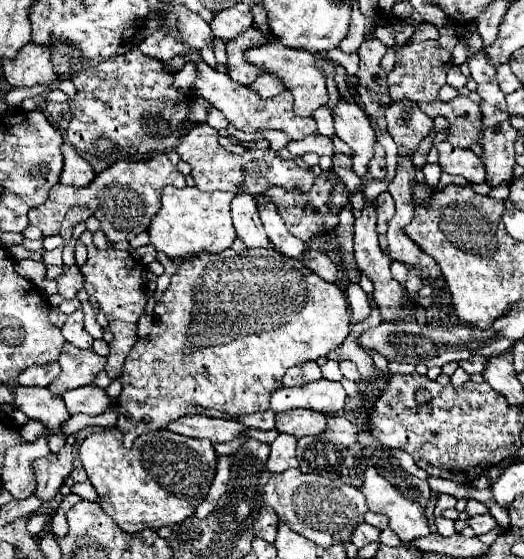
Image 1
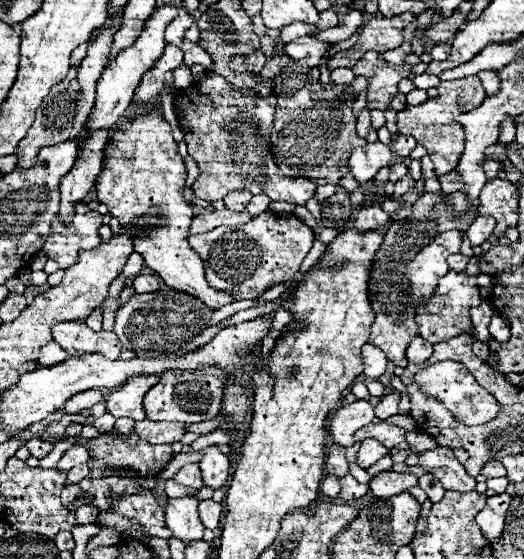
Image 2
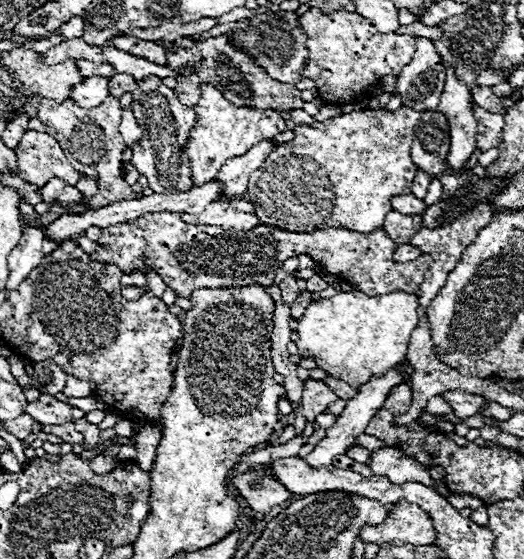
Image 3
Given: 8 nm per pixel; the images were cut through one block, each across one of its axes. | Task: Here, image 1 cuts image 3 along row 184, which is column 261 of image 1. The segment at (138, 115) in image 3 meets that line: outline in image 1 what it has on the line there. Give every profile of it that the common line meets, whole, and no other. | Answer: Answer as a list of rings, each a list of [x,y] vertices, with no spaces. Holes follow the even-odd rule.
[[[198,124],[188,132],[188,140],[182,140],[176,148],[180,158],[192,166],[192,178],[196,188],[204,192],[212,190],[230,190],[236,192],[236,188],[244,188],[248,194],[264,194],[270,186],[280,186],[288,192],[300,190],[310,192],[314,184],[314,174],[310,168],[304,168],[292,160],[282,160],[274,154],[274,150],[248,150],[244,156],[236,156],[228,150],[224,150],[218,144],[218,130],[214,130],[208,124]]]

